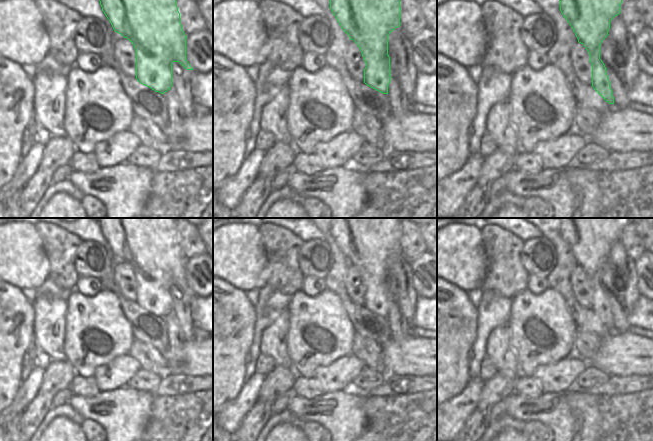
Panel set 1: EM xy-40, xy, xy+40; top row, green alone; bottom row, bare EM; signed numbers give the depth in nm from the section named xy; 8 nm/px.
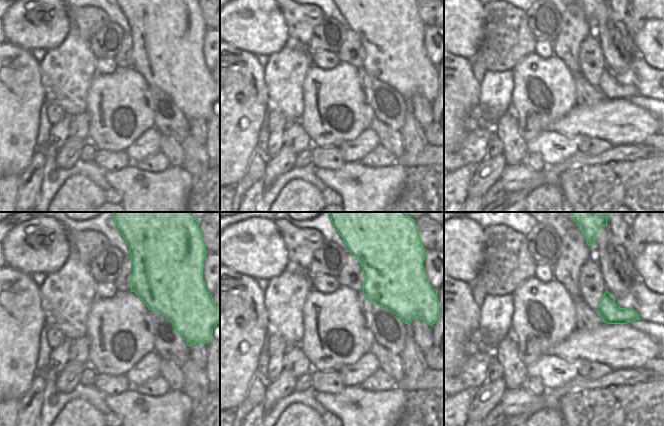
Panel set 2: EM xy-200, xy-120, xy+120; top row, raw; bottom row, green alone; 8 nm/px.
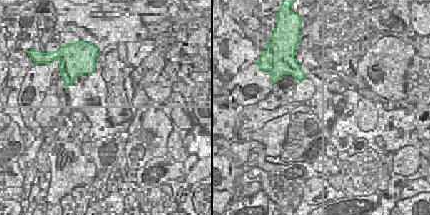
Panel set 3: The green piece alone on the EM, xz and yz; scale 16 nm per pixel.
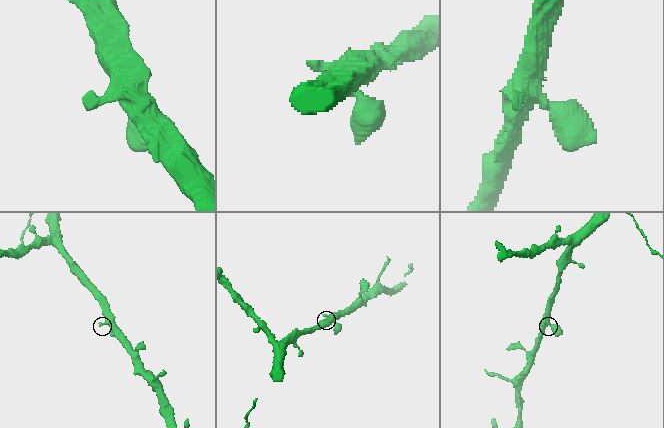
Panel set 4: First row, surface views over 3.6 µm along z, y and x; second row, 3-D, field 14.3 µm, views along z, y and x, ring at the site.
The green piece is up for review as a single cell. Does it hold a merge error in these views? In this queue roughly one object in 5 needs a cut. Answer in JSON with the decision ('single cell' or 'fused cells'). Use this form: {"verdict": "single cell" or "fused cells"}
{"verdict": "single cell"}

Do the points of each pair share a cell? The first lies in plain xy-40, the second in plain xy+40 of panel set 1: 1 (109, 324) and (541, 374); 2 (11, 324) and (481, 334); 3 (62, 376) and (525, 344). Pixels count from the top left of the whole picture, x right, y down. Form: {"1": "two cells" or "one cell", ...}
{"1": "two cells", "2": "two cells", "3": "two cells"}

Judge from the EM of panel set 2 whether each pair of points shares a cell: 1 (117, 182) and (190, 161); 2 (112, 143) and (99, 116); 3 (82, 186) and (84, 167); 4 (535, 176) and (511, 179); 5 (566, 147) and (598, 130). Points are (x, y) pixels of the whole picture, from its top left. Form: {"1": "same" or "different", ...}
{"1": "different", "2": "same", "3": "different", "4": "same", "5": "different"}

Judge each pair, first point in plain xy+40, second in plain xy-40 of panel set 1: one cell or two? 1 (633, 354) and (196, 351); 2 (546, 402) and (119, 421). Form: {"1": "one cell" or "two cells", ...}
{"1": "one cell", "2": "one cell"}

